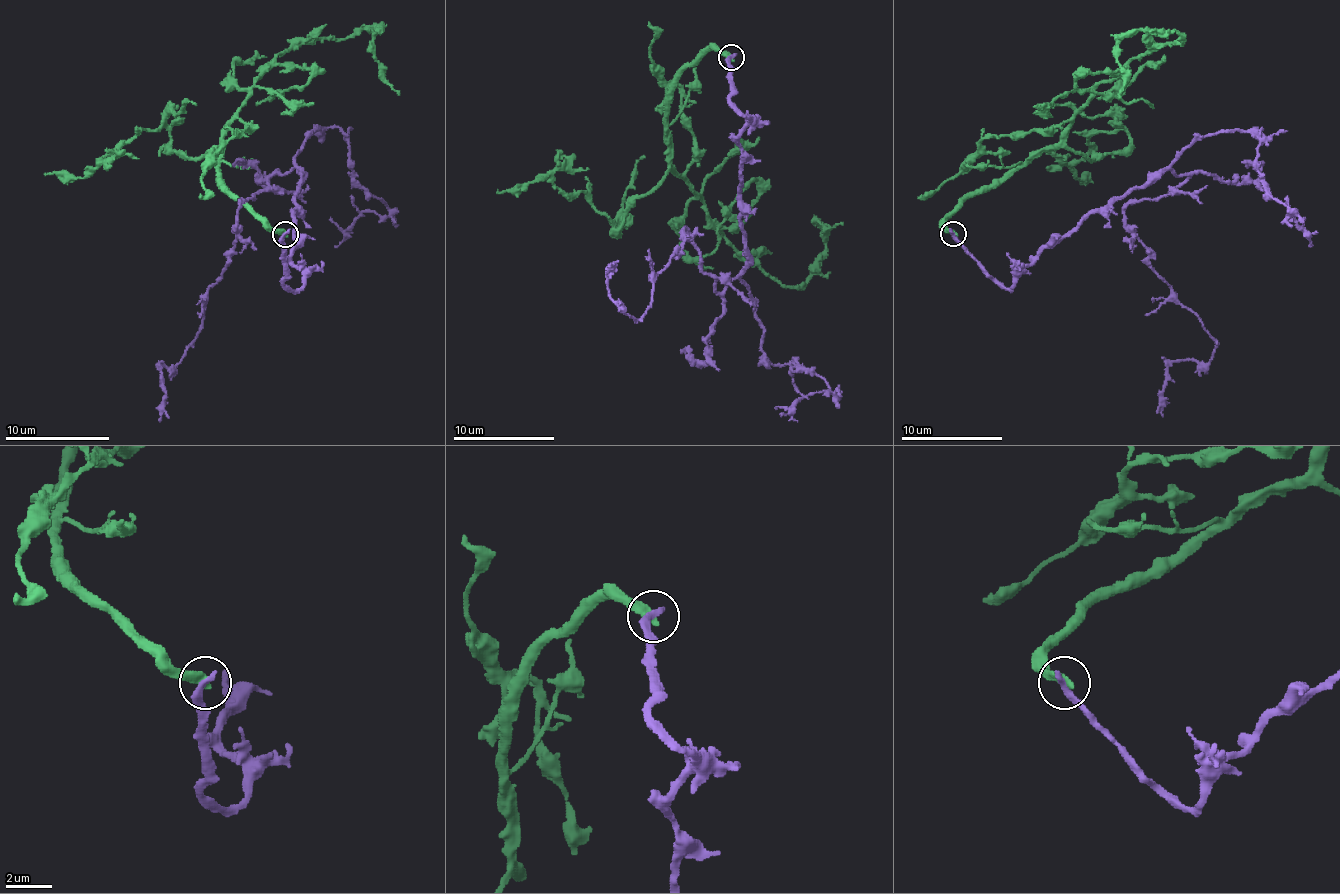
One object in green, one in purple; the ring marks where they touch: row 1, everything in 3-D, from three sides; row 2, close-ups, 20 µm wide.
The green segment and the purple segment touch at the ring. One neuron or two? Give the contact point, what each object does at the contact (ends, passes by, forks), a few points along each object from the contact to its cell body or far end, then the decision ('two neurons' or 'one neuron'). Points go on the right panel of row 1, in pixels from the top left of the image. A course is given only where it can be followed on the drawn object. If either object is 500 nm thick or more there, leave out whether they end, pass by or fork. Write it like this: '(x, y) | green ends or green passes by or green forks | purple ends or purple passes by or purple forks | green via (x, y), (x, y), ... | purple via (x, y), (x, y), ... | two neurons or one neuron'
(953, 234) | green ends | purple ends | green via (952, 233), (945, 220), (970, 195), (1057, 144), (1133, 58), (1181, 42), (1173, 30), (1118, 45), (1120, 98) | purple via (952, 233), (1008, 289), (1092, 213), (1186, 175), (1125, 208), (1214, 340), (1206, 362), (1176, 360), (1163, 416) | two neurons

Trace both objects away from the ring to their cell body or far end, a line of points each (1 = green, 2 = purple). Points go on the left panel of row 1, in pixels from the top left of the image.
1: (285, 233), (220, 181), (223, 129), (259, 74), (280, 53), (382, 25), (379, 74), (400, 95)
2: (285, 233), (283, 283), (296, 291), (296, 168), (238, 207), (202, 330), (176, 366), (158, 364), (158, 421)

